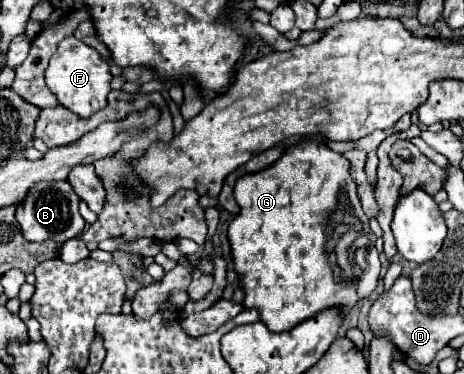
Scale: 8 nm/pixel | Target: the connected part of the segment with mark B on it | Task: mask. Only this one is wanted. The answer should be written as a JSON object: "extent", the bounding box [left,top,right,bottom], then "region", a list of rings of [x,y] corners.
{"extent":[16,182,84,244],"region":[[[38,182],[30,188],[26,194],[24,202],[18,204],[16,210],[16,220],[20,222],[22,236],[30,242],[44,242],[44,240],[54,240],[56,244],[64,244],[70,238],[76,238],[84,230],[84,218],[78,212],[80,198],[74,194],[70,182]]]}

